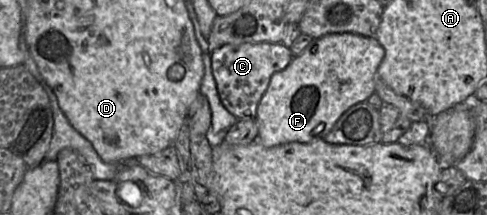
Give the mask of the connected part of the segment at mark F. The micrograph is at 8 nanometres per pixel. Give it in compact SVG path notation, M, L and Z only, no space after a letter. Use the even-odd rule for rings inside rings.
M332 33L313 39L288 66L272 75L256 109L258 141L267 148L323 139L351 106L375 91L375 75L384 49L375 37Z

